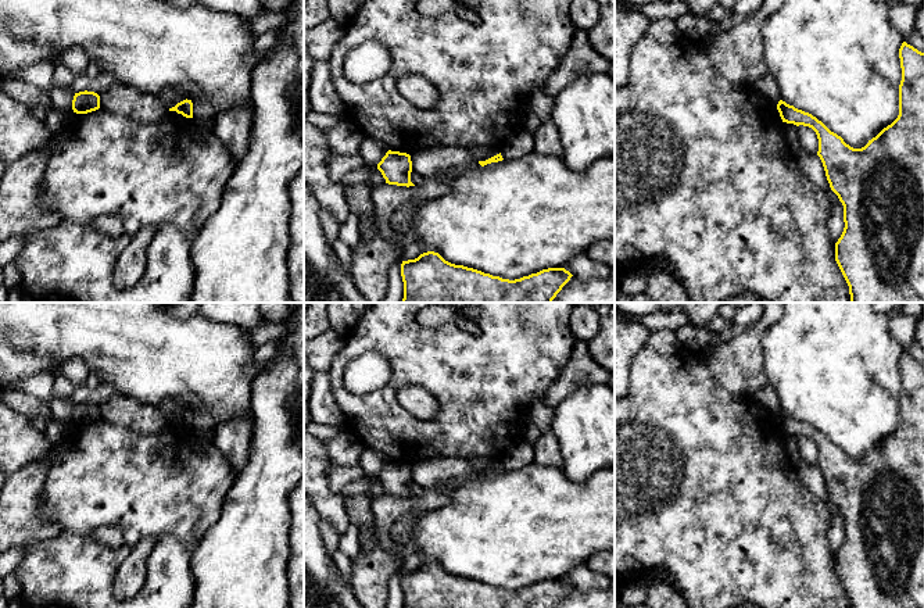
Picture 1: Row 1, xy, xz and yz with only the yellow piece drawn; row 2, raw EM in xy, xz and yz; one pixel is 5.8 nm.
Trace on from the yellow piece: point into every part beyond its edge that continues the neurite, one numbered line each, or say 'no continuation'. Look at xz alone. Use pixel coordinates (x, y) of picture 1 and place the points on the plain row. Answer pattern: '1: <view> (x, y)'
no continuation

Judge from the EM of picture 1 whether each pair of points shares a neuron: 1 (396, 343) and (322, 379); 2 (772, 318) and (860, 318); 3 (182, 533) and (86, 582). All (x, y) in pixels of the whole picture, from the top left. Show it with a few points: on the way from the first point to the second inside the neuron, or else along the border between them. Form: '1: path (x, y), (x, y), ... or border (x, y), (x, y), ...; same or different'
1: border (328, 371), (337, 407); different
2: border (781, 317), (766, 331), (760, 346); different
3: path (144, 514), (100, 514), (79, 535), (79, 544); same

